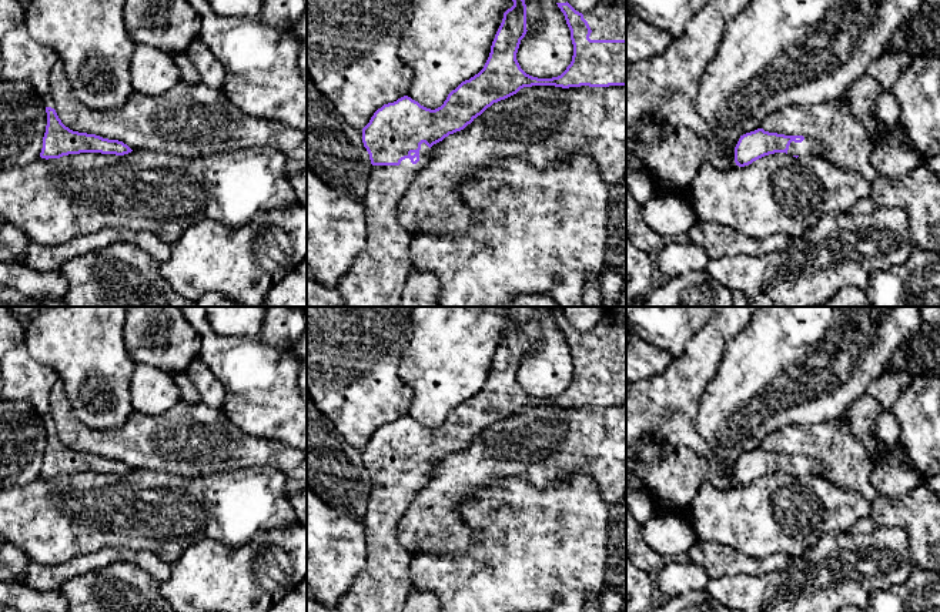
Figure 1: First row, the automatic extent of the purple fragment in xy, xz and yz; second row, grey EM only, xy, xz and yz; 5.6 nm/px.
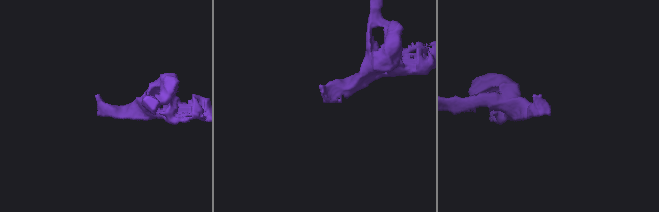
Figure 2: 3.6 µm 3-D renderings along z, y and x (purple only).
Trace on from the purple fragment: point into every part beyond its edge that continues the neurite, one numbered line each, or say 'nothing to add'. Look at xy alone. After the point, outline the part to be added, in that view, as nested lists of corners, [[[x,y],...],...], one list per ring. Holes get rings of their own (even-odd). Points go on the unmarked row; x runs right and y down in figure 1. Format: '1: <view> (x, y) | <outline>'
1: xy (26, 380) | [[[0,307],[1,399],[26,401],[41,417],[44,427],[56,429],[50,409],[50,389],[58,374],[30,357],[26,328],[11,307]]]

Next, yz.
1: yz (808, 467) | [[[804,457],[802,462],[792,461],[789,465],[787,474],[799,475],[799,476],[803,476],[803,475],[824,476],[824,466],[820,462]]]

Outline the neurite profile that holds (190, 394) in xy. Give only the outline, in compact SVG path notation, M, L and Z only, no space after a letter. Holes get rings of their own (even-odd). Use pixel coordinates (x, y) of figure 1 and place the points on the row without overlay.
M178 372L174 375L175 384L183 395L183 401L185 401L190 405L197 405L201 402L200 392L194 387L194 384L190 381L185 372Z

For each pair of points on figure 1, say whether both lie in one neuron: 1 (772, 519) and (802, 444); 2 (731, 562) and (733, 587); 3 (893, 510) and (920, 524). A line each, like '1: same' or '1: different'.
1: different
2: different
3: same

